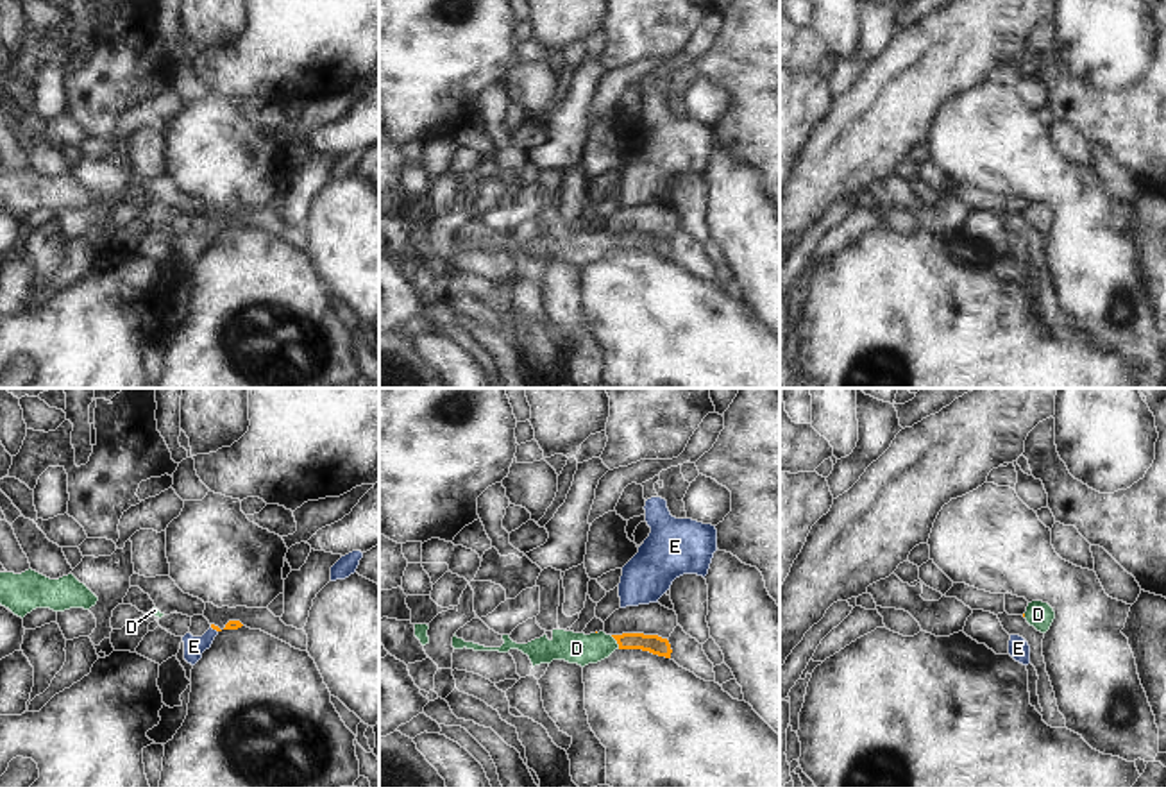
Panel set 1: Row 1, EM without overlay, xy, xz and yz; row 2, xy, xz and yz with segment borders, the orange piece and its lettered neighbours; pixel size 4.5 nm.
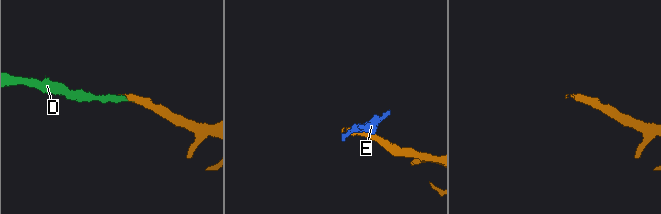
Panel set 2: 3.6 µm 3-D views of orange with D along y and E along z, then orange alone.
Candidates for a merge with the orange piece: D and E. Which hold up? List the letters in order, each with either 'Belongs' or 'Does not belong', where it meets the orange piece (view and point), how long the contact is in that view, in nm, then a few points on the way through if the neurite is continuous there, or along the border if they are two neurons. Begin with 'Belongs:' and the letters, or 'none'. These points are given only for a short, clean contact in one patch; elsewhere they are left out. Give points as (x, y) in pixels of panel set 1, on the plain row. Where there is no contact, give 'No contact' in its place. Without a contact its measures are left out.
Belongs: D
D: Belongs. Touches orange at xz (617, 242). Shared border 80 nm. Path across: xz (655, 244), (617, 242), (576, 247)
E: Does not belong. Touches orange at xy (215, 228). Shared border 40 nm. Boundary: xy (211, 226), (217, 231).

